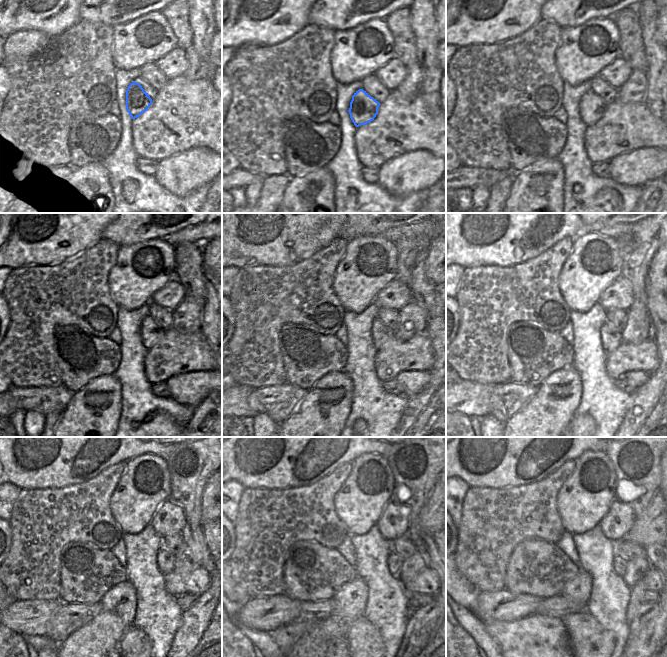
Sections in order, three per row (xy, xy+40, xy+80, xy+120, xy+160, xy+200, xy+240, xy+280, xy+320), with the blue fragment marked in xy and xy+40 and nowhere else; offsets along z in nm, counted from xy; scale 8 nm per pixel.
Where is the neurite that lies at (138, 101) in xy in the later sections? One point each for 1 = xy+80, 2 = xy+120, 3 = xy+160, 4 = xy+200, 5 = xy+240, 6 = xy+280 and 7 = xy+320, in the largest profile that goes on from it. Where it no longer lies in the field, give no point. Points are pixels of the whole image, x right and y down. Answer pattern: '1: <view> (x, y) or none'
1: xy+80 (591, 107)
2: xy+120 (150, 332)
3: xy+160 (380, 334)
4: xy+200 (611, 338)
5: xy+240 (165, 561)
6: xy+280 (394, 562)
7: xy+320 (619, 562)

